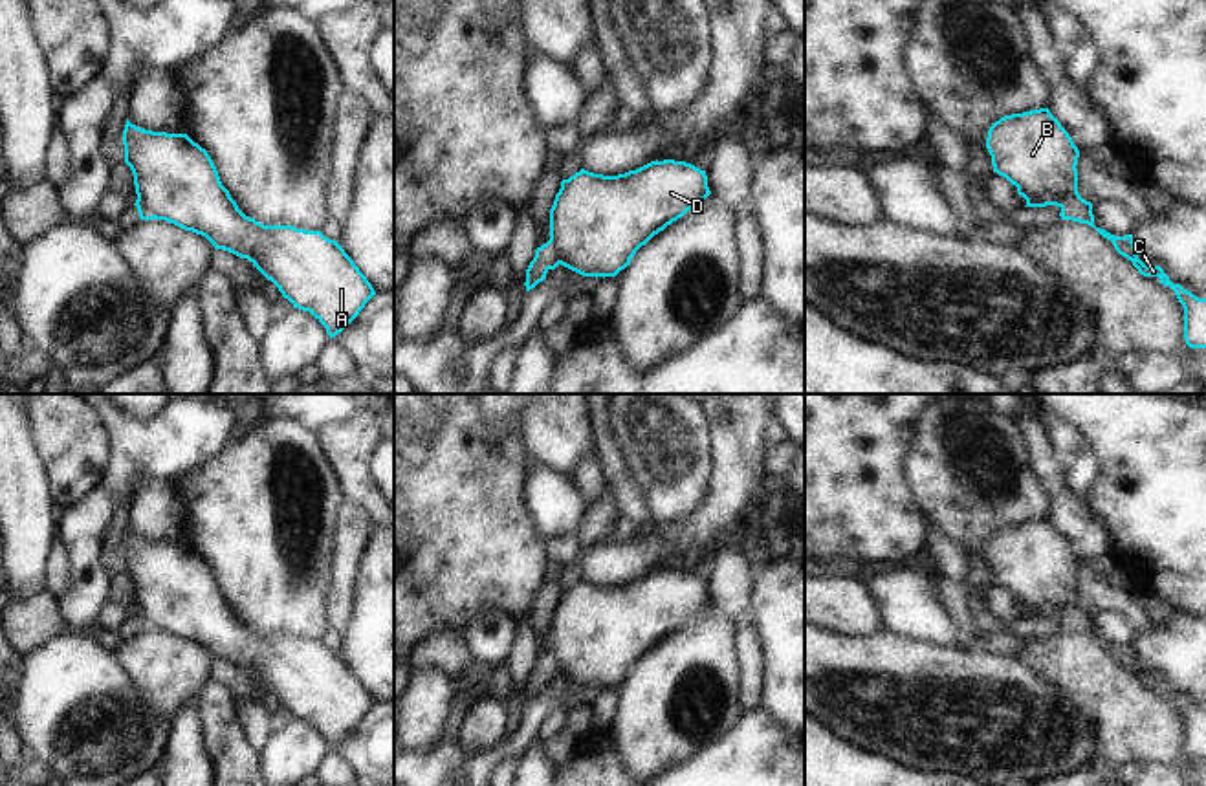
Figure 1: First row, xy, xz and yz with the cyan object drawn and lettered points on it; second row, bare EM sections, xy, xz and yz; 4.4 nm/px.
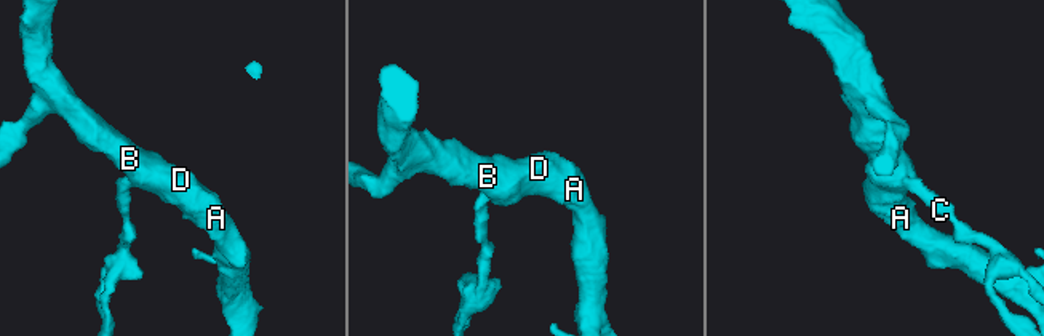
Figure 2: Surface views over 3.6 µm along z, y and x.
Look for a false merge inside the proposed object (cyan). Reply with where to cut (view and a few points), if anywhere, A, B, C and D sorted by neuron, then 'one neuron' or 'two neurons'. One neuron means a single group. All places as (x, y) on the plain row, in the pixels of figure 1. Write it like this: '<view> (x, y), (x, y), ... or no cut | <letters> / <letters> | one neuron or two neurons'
xz (548, 651), (554, 654), (559, 673) | A B D / C | two neurons

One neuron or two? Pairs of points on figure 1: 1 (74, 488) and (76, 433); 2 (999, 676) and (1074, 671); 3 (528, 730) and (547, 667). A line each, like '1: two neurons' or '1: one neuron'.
1: one neuron
2: two neurons
3: two neurons

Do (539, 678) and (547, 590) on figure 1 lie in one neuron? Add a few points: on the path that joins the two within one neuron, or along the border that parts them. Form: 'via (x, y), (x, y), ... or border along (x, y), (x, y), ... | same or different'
via (541, 656), (539, 612) | same

